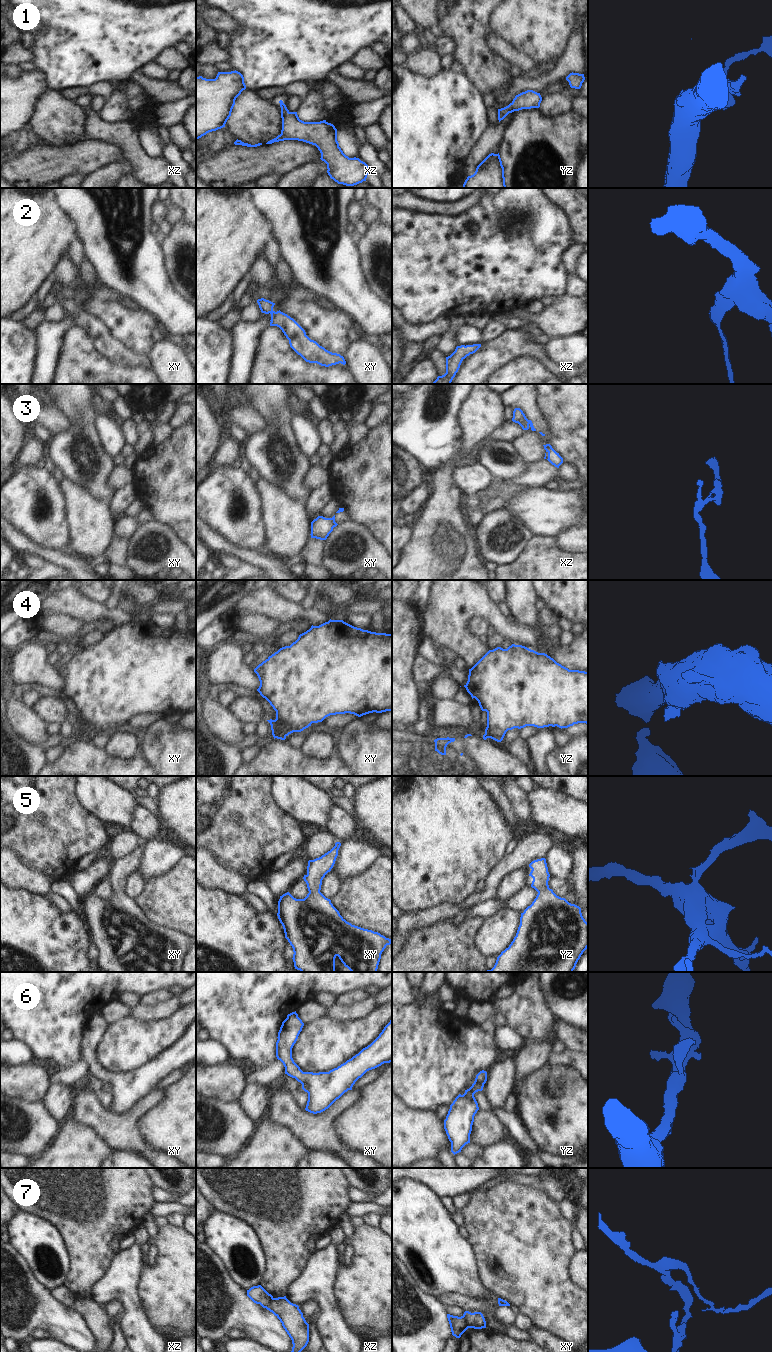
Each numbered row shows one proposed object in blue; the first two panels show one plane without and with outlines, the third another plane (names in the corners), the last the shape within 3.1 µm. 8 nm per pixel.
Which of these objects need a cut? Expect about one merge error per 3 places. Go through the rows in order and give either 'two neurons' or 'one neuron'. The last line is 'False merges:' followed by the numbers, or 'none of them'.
1: one neuron
2: one neuron
3: two neurons
4: two neurons
5: one neuron
6: one neuron
7: two neurons
False merges: 3, 4, 7

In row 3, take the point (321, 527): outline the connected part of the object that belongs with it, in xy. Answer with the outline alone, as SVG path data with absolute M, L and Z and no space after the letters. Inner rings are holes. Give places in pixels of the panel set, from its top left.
M318 516L311 522L311 538L326 540L333 528L333 518Z

